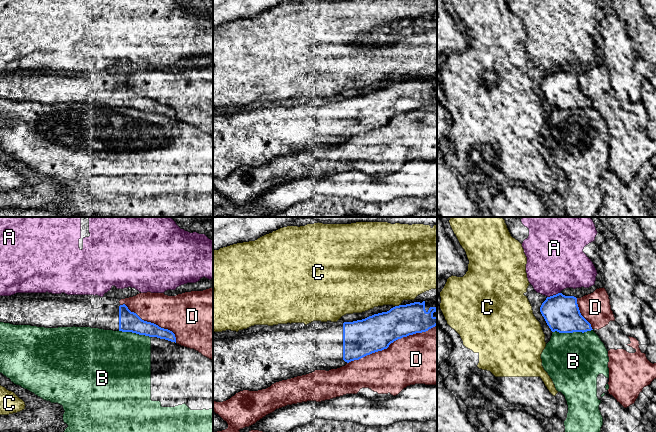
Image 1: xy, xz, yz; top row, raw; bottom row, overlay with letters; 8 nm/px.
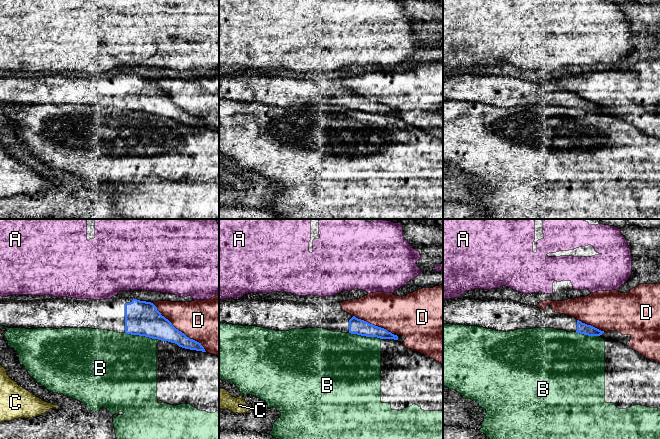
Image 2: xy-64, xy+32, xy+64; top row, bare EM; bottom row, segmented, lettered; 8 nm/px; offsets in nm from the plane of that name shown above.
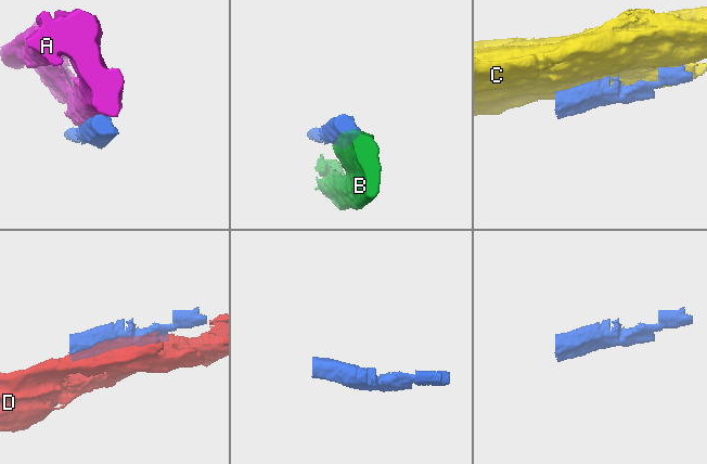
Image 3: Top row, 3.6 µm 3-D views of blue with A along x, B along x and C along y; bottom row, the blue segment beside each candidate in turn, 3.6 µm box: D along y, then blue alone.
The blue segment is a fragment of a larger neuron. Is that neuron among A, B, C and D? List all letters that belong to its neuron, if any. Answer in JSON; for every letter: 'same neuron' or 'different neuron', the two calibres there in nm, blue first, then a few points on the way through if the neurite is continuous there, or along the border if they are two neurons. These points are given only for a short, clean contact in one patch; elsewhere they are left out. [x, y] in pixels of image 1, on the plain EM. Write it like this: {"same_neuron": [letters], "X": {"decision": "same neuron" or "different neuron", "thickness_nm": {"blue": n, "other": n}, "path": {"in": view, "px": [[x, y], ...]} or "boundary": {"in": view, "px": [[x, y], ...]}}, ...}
{"same_neuron": [], "A": {"decision": "different neuron", "thickness_nm": {"blue": 280, "other": 440}}, "B": {"decision": "different neuron", "thickness_nm": {"blue": 280, "other": 460}, "boundary": {"in": "yz", "px": [[592, 105], [586, 108], [553, 108]]}}, "C": {"decision": "different neuron", "thickness_nm": {"blue": 280, "other": 440}, "boundary": {"in": "xz", "px": [[400, 80], [395, 82]]}}, "D": {"decision": "different neuron", "thickness_nm": {"blue": 300, "other": 400}}}

